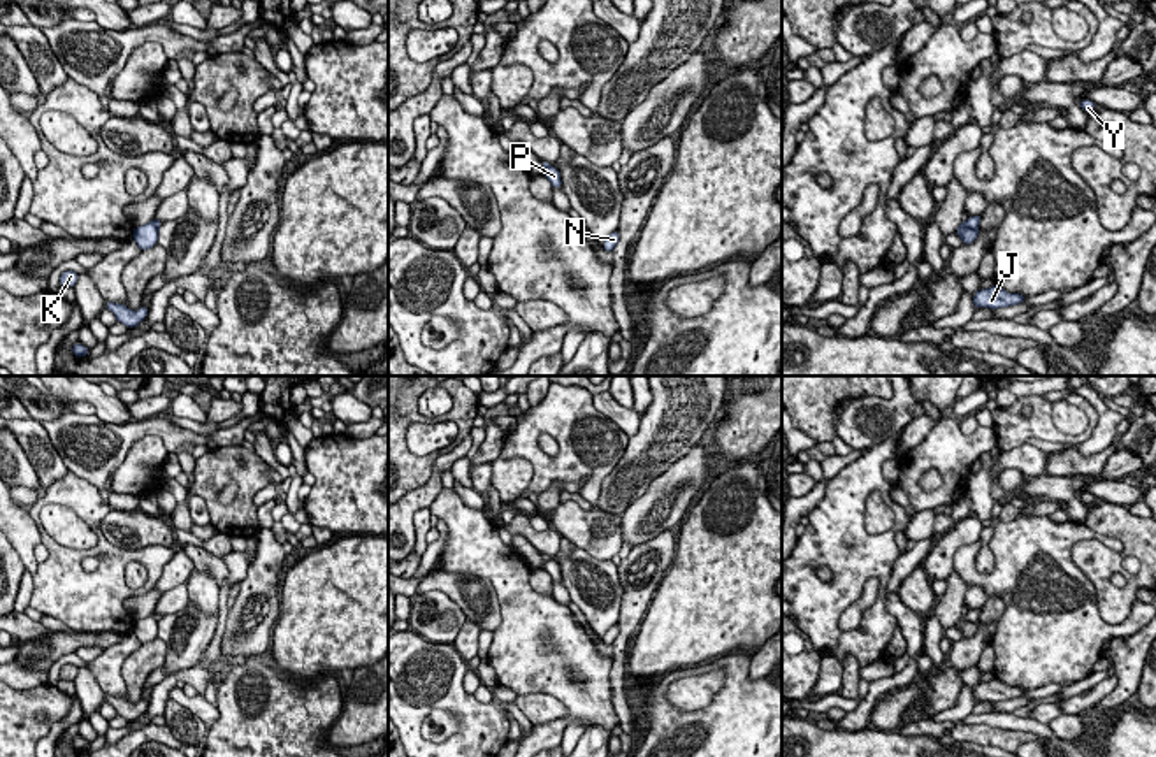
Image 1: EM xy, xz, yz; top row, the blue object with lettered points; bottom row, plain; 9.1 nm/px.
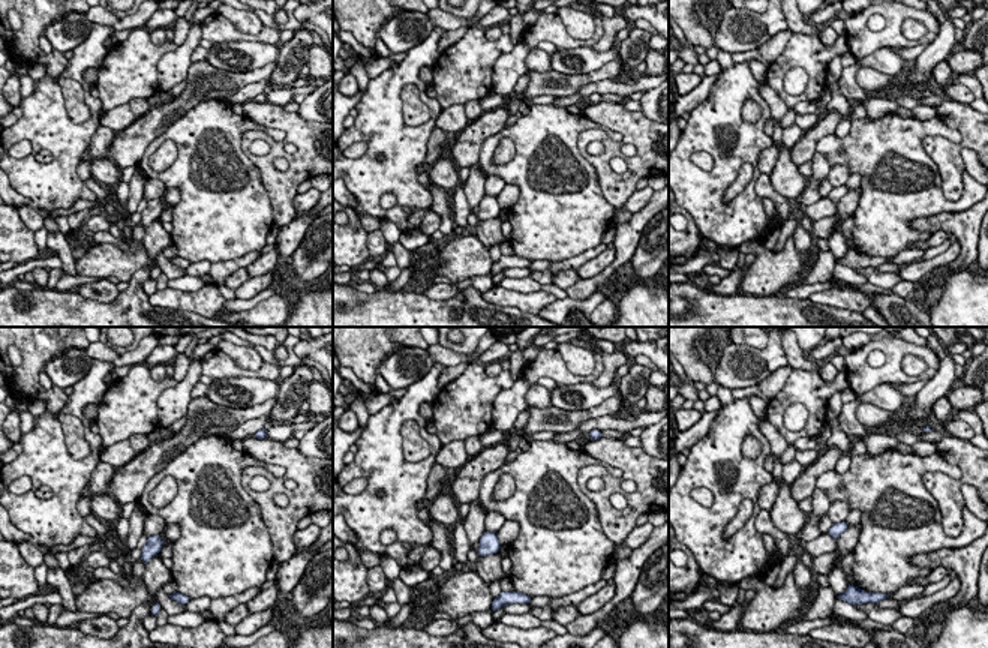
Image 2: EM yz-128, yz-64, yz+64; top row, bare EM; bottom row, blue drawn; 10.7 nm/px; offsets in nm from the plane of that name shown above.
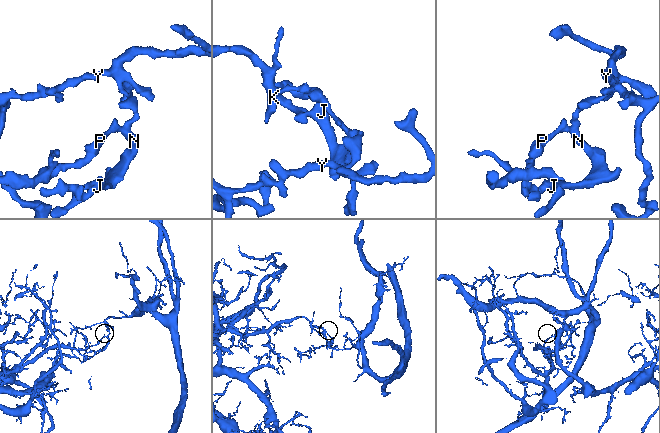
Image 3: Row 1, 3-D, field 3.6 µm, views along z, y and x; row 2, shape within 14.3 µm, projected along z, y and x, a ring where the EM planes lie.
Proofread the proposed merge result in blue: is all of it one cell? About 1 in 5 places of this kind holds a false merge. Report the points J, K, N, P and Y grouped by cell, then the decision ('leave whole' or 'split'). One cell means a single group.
J N P Y / K; split

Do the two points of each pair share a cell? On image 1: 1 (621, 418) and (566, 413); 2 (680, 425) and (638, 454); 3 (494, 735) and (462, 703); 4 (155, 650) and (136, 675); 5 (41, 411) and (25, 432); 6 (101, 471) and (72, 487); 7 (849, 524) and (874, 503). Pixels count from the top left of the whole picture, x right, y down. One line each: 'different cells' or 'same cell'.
1: different cells
2: same cell
3: same cell
4: same cell
5: different cells
6: different cells
7: different cells

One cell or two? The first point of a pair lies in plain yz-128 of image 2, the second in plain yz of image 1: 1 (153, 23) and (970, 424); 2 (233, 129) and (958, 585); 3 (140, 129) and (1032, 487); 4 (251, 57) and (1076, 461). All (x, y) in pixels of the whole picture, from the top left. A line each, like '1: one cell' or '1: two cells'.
1: two cells
2: two cells
3: one cell
4: one cell

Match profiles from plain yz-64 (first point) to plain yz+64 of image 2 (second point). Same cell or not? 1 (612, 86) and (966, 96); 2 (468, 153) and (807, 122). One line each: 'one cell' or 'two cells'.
1: one cell
2: two cells

